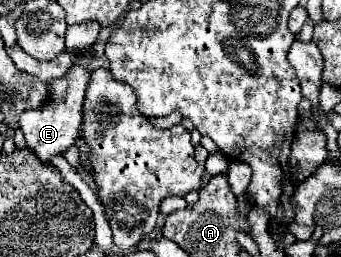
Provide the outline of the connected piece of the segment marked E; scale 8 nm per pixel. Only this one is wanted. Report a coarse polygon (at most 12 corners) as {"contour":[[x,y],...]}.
{"contour":[[89,53],[51,85],[51,101],[19,125],[41,163],[79,137]]}

